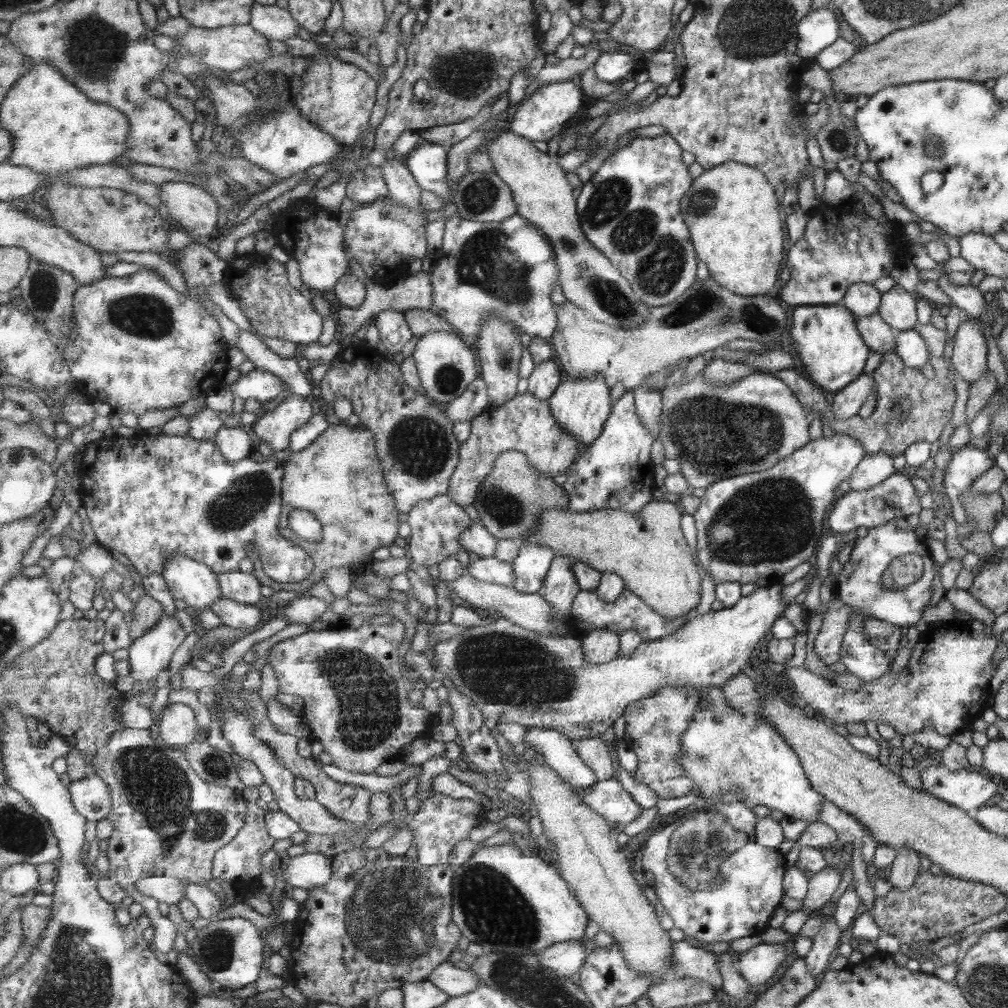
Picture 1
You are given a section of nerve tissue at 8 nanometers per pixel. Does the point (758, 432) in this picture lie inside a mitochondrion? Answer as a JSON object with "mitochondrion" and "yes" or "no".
{"mitochondrion":"yes"}

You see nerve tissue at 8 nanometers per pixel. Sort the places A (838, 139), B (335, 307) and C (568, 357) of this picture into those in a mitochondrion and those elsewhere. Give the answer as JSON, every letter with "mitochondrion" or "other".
{"A":"mitochondrion","B":"other","C":"other"}

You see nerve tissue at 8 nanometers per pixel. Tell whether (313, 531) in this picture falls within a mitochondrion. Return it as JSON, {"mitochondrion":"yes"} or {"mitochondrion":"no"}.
{"mitochondrion":"no"}

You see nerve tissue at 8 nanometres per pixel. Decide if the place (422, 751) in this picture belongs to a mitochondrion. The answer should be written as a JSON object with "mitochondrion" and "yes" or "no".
{"mitochondrion":"no"}

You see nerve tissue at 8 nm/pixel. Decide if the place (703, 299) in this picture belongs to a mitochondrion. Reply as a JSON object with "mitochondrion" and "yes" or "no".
{"mitochondrion":"yes"}

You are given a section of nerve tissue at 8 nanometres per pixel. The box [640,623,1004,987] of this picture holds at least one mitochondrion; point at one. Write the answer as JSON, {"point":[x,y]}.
{"point":[700,854]}

